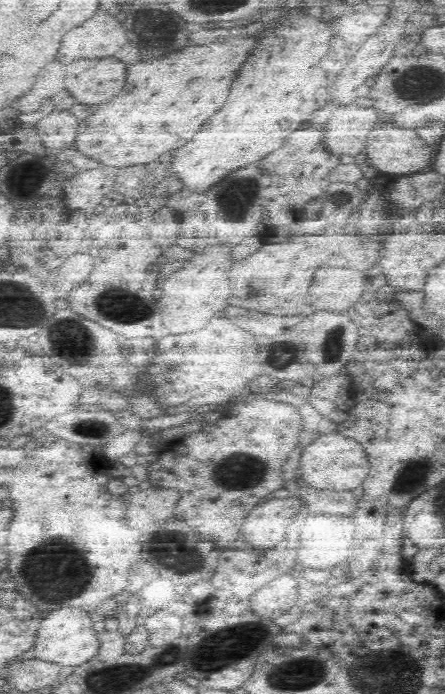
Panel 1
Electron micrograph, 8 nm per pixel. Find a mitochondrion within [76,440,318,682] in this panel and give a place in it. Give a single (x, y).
(223, 647)

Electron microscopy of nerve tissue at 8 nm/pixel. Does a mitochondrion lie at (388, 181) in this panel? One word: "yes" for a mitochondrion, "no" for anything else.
no

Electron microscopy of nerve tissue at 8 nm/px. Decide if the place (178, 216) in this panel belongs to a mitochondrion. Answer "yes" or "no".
no

